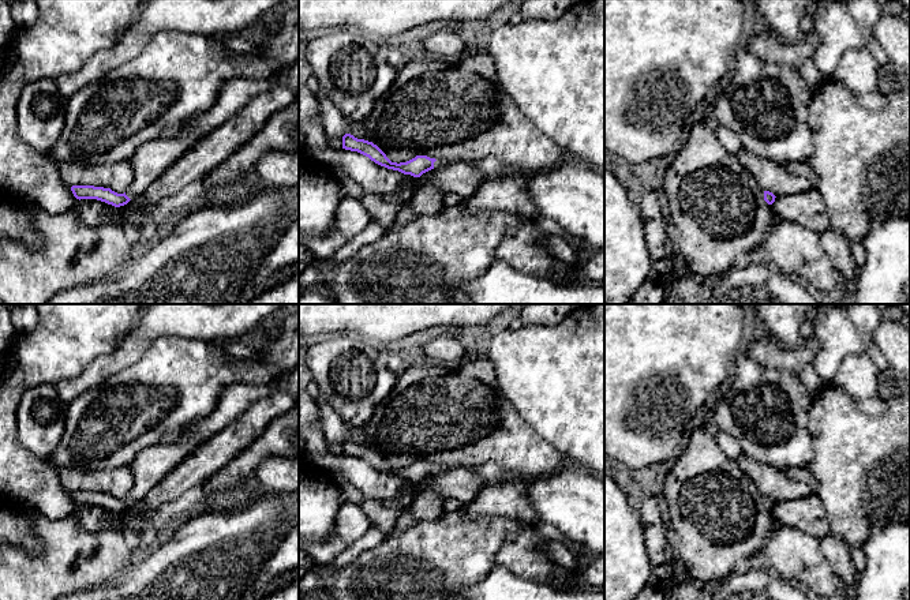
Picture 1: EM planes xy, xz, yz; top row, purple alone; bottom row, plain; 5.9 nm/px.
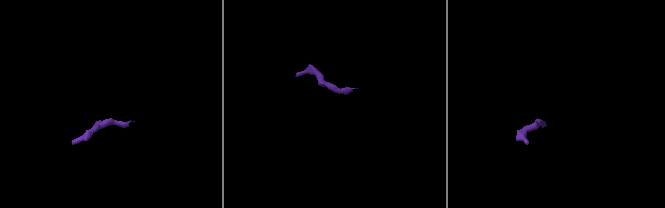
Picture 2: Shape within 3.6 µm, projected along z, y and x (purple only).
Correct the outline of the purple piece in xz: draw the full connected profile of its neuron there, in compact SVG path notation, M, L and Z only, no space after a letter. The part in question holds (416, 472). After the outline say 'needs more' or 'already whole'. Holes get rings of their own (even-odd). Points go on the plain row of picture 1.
M345 439L342 442L342 454L357 457L381 472L398 476L413 483L420 483L423 479L434 473L443 473L447 470L445 466L430 464L427 461L416 461L415 464L400 469L392 468L377 450L364 445L357 445L351 439Z | needs more

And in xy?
M299 365L277 382L267 385L232 383L221 391L214 410L192 423L190 434L179 443L150 446L142 450L130 464L134 485L124 499L111 494L94 491L72 491L76 505L97 505L120 513L131 505L138 505L146 494L156 488L196 446L205 443L217 432L228 427L256 400L267 397L276 390L285 390L299 397Z | needs more

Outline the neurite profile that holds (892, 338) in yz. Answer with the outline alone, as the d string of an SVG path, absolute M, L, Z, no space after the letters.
M883 320L873 334L873 341L890 368L910 387L910 329L898 322Z

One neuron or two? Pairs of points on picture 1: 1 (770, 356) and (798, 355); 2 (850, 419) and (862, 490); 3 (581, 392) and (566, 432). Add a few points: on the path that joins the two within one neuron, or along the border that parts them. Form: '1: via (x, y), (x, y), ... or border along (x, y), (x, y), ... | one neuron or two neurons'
1: via (776, 356), (791, 356) | one neuron
2: via (850, 437), (850, 449), (862, 464), (862, 472) | one neuron
3: via (581, 401), (581, 417), (576, 423) | one neuron

